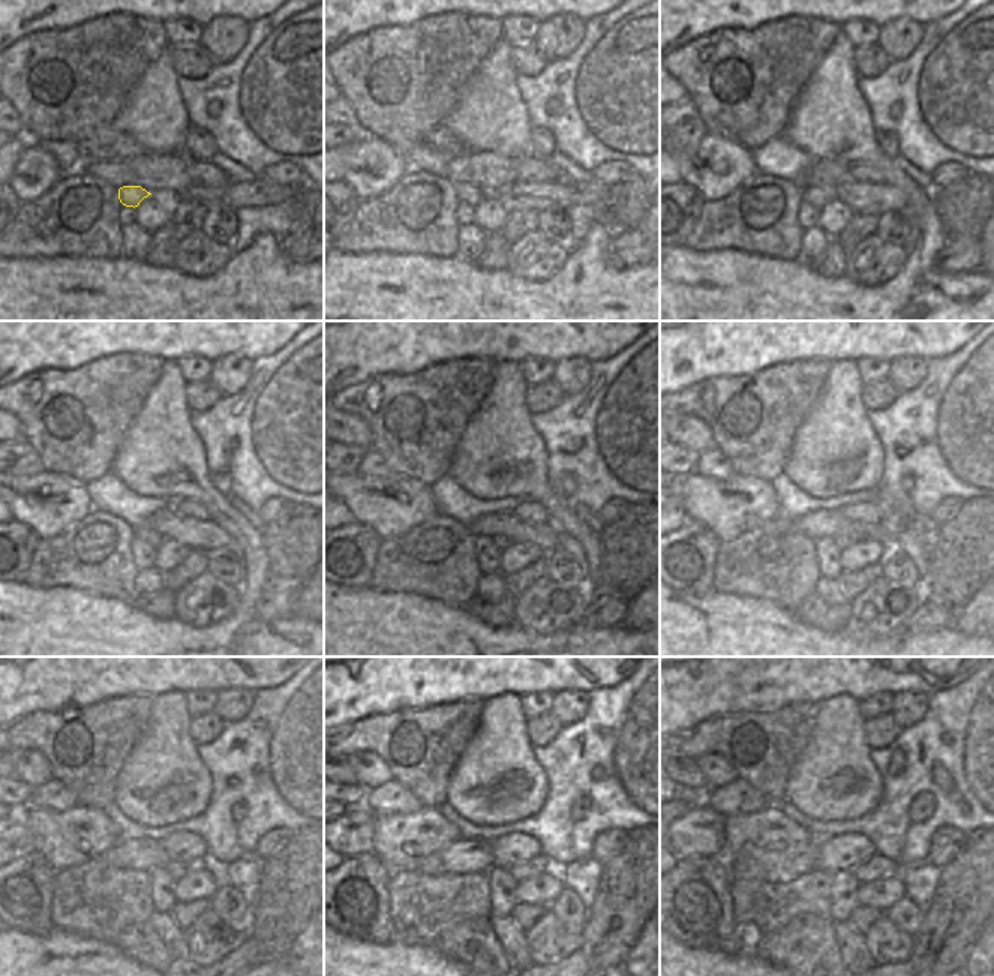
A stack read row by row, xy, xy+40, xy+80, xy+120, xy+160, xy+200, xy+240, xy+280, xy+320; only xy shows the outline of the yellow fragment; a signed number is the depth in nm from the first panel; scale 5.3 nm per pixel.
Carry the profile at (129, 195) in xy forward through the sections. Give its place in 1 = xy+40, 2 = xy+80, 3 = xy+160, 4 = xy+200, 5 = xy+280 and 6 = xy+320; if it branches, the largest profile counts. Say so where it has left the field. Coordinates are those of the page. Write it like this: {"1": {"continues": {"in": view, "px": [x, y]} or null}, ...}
{"1": {"continues": {"in": "xy+40", "px": [471, 195]}}, "2": {"continues": {"in": "xy+80", "px": [817, 197]}}, "3": {"continues": {"in": "xy+160", "px": [501, 543]}}, "4": {"continues": {"in": "xy+200", "px": [841, 540]}}, "5": {"continues": {"in": "xy+280", "px": [540, 864]}}, "6": {"continues": {"in": "xy+320", "px": [876, 867]}}}

